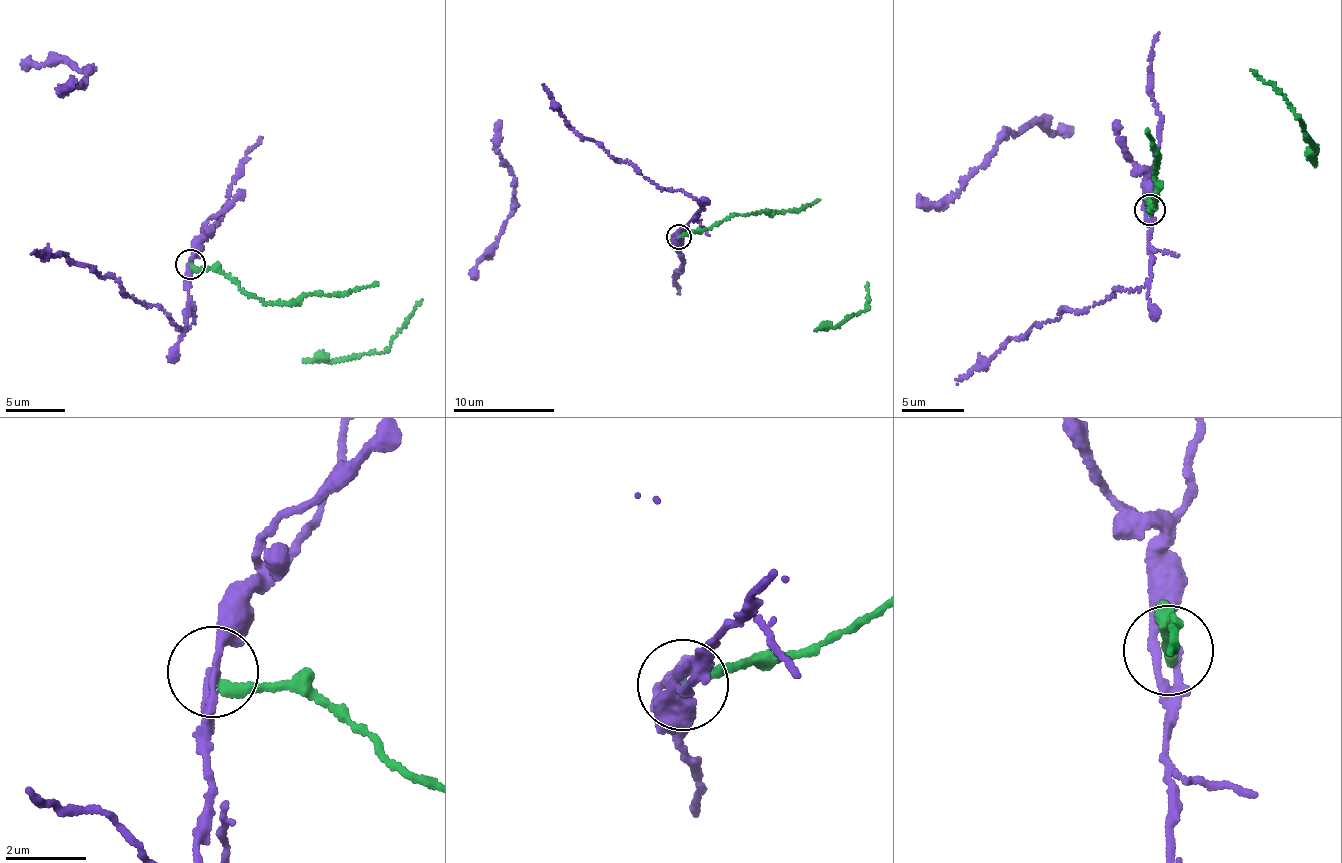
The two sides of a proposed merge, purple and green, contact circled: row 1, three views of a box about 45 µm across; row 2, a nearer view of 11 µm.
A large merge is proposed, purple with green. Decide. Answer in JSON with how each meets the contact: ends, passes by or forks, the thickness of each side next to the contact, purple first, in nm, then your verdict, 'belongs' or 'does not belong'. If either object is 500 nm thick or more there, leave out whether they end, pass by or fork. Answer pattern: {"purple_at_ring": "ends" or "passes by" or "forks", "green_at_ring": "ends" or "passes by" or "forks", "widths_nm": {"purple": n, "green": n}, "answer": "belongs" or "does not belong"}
{"purple_at_ring": "ends", "green_at_ring": "ends", "widths_nm": {"purple": 190, "green": 240}, "answer": "does not belong"}

